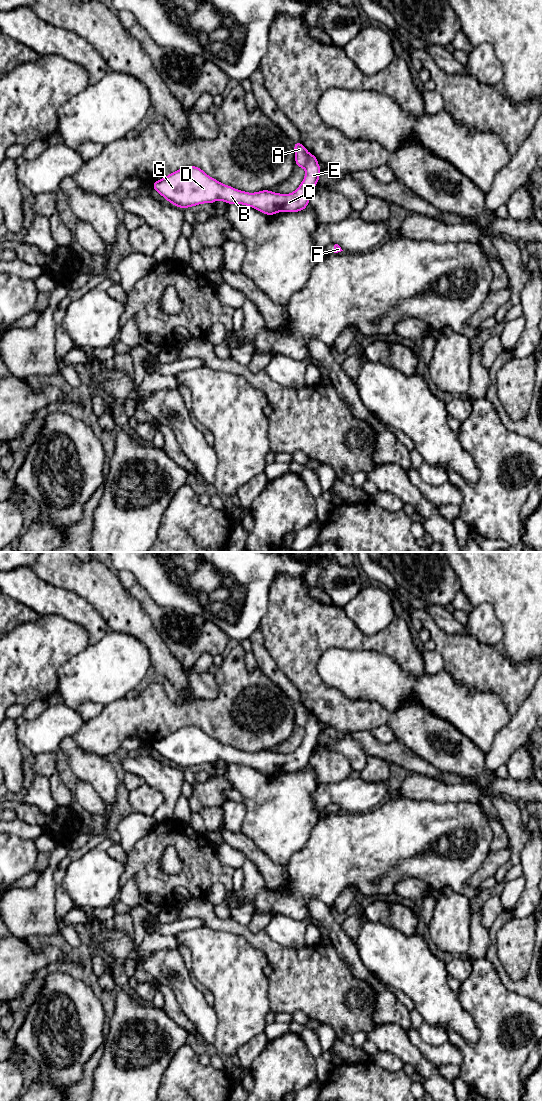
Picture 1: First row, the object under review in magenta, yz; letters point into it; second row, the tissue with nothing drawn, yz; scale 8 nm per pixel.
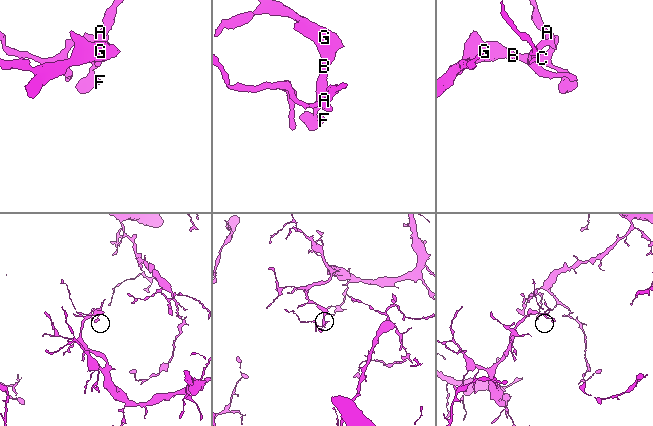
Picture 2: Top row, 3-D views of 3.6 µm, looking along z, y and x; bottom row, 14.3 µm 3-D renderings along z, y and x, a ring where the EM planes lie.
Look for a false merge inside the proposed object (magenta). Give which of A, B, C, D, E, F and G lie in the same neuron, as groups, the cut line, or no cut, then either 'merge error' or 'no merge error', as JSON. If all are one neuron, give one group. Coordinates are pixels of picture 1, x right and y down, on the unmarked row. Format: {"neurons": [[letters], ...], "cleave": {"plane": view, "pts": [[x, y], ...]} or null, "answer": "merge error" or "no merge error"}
{"neurons": [["A"], ["B", "C", "D", "E", "F", "G"]], "cleave": {"plane": "yz", "pts": [[310, 714], [307, 723], [303, 727]]}, "answer": "merge error"}

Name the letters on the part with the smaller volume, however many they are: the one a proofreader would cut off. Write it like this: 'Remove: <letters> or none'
Remove: A

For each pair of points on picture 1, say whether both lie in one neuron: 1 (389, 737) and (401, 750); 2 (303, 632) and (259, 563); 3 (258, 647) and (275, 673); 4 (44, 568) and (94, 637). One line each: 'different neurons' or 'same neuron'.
1: different neurons
2: different neurons
3: same neuron
4: different neurons

